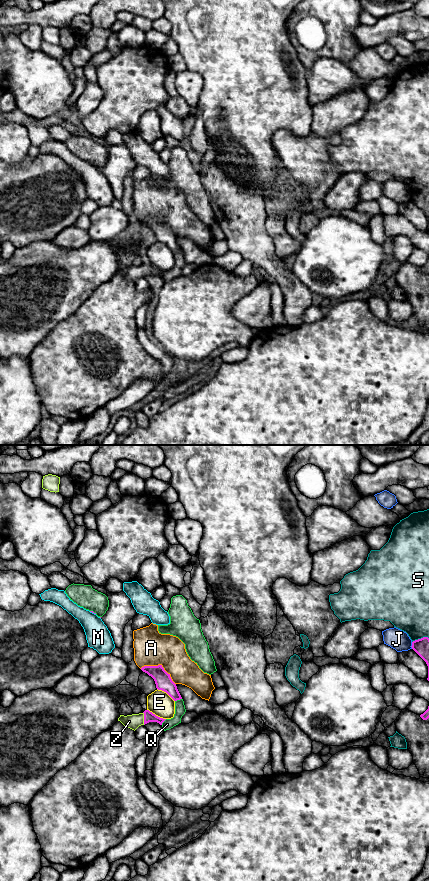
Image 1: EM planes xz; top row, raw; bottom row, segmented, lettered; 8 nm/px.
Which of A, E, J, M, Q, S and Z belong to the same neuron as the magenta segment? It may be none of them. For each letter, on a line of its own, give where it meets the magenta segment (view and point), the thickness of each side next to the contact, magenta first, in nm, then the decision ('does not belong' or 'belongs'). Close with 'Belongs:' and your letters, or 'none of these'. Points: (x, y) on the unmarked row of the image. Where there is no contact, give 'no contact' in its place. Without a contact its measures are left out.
A: xz (160, 217) | 140/280 nm | does not belong
E: xz (155, 267) | 80/190 nm | does not belong
J: xz (412, 197) | 130/160 nm | does not belong
M: xz (92, 164) | 20/200 nm | does not belong
Q: xz (178, 251) | 140/90 nm | does not belong
S: xz (420, 191) | 130/320 nm | does not belong
Z: xz (144, 270) | 80/120 nm | belongs
Belongs: Z

